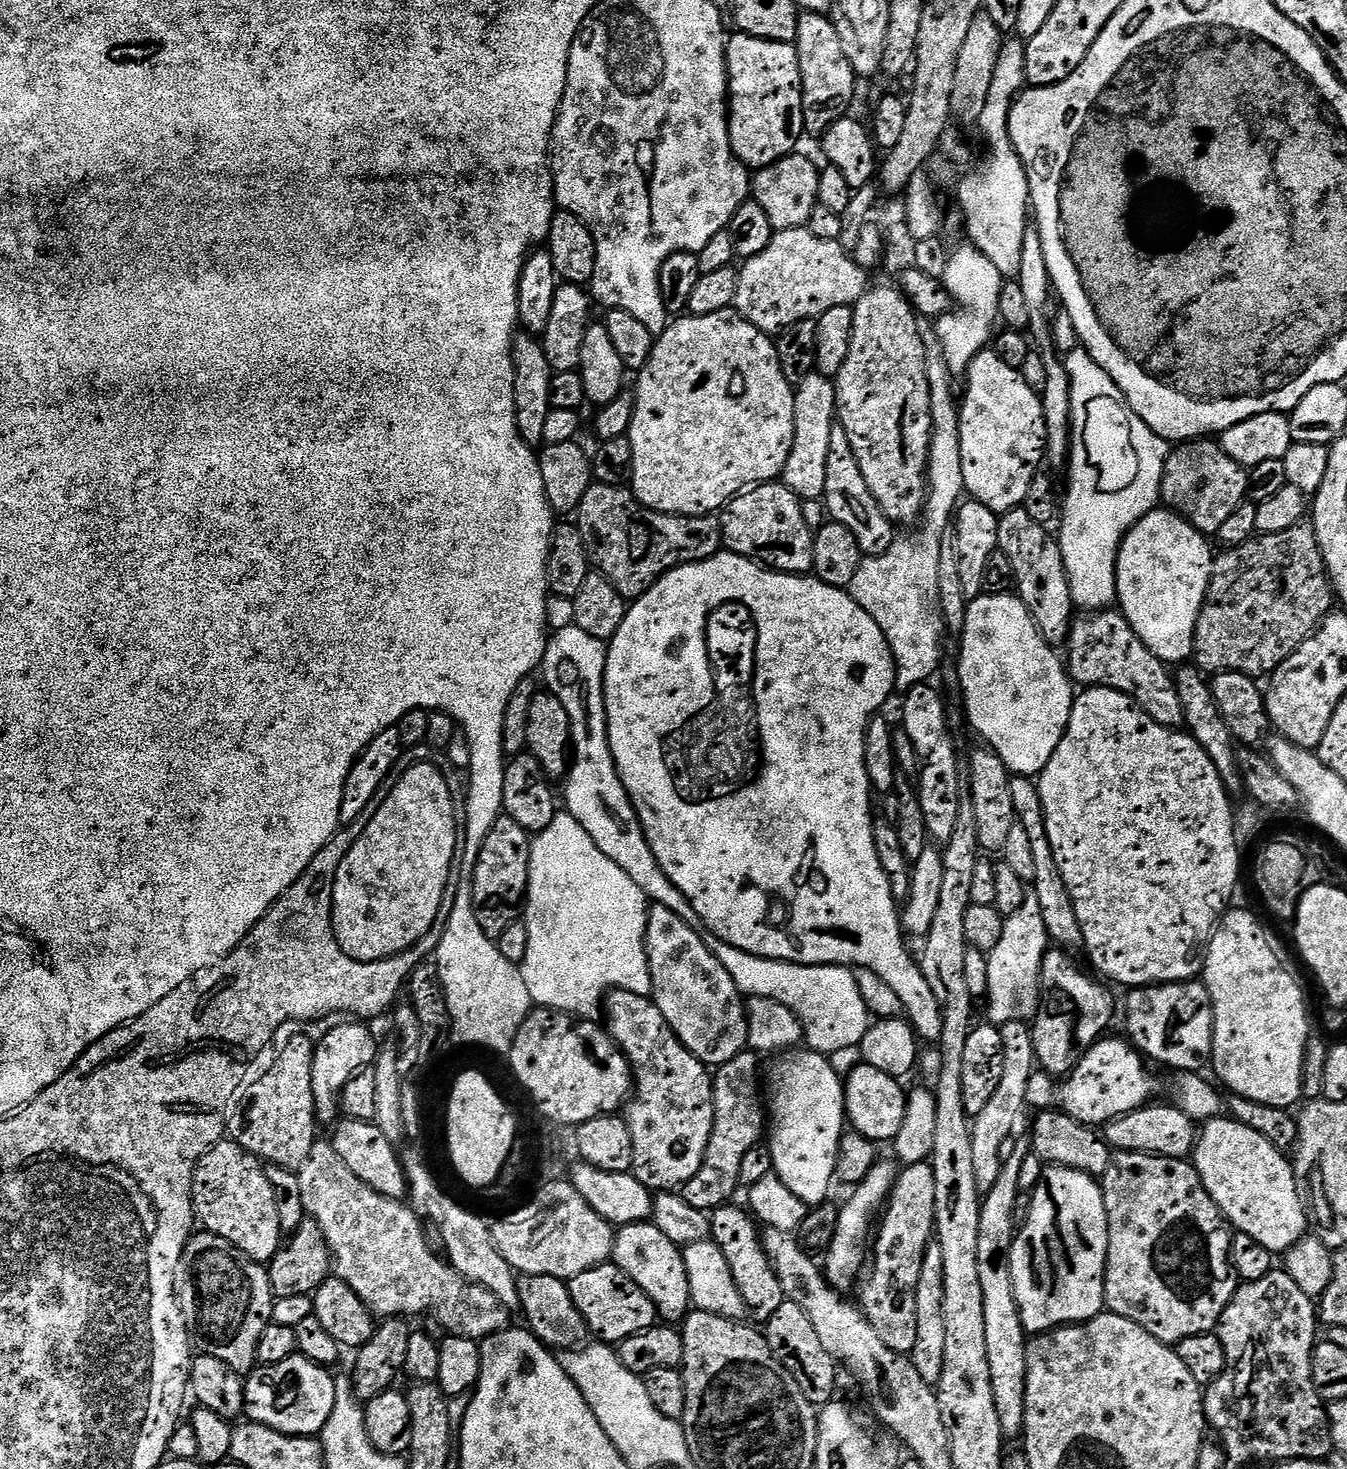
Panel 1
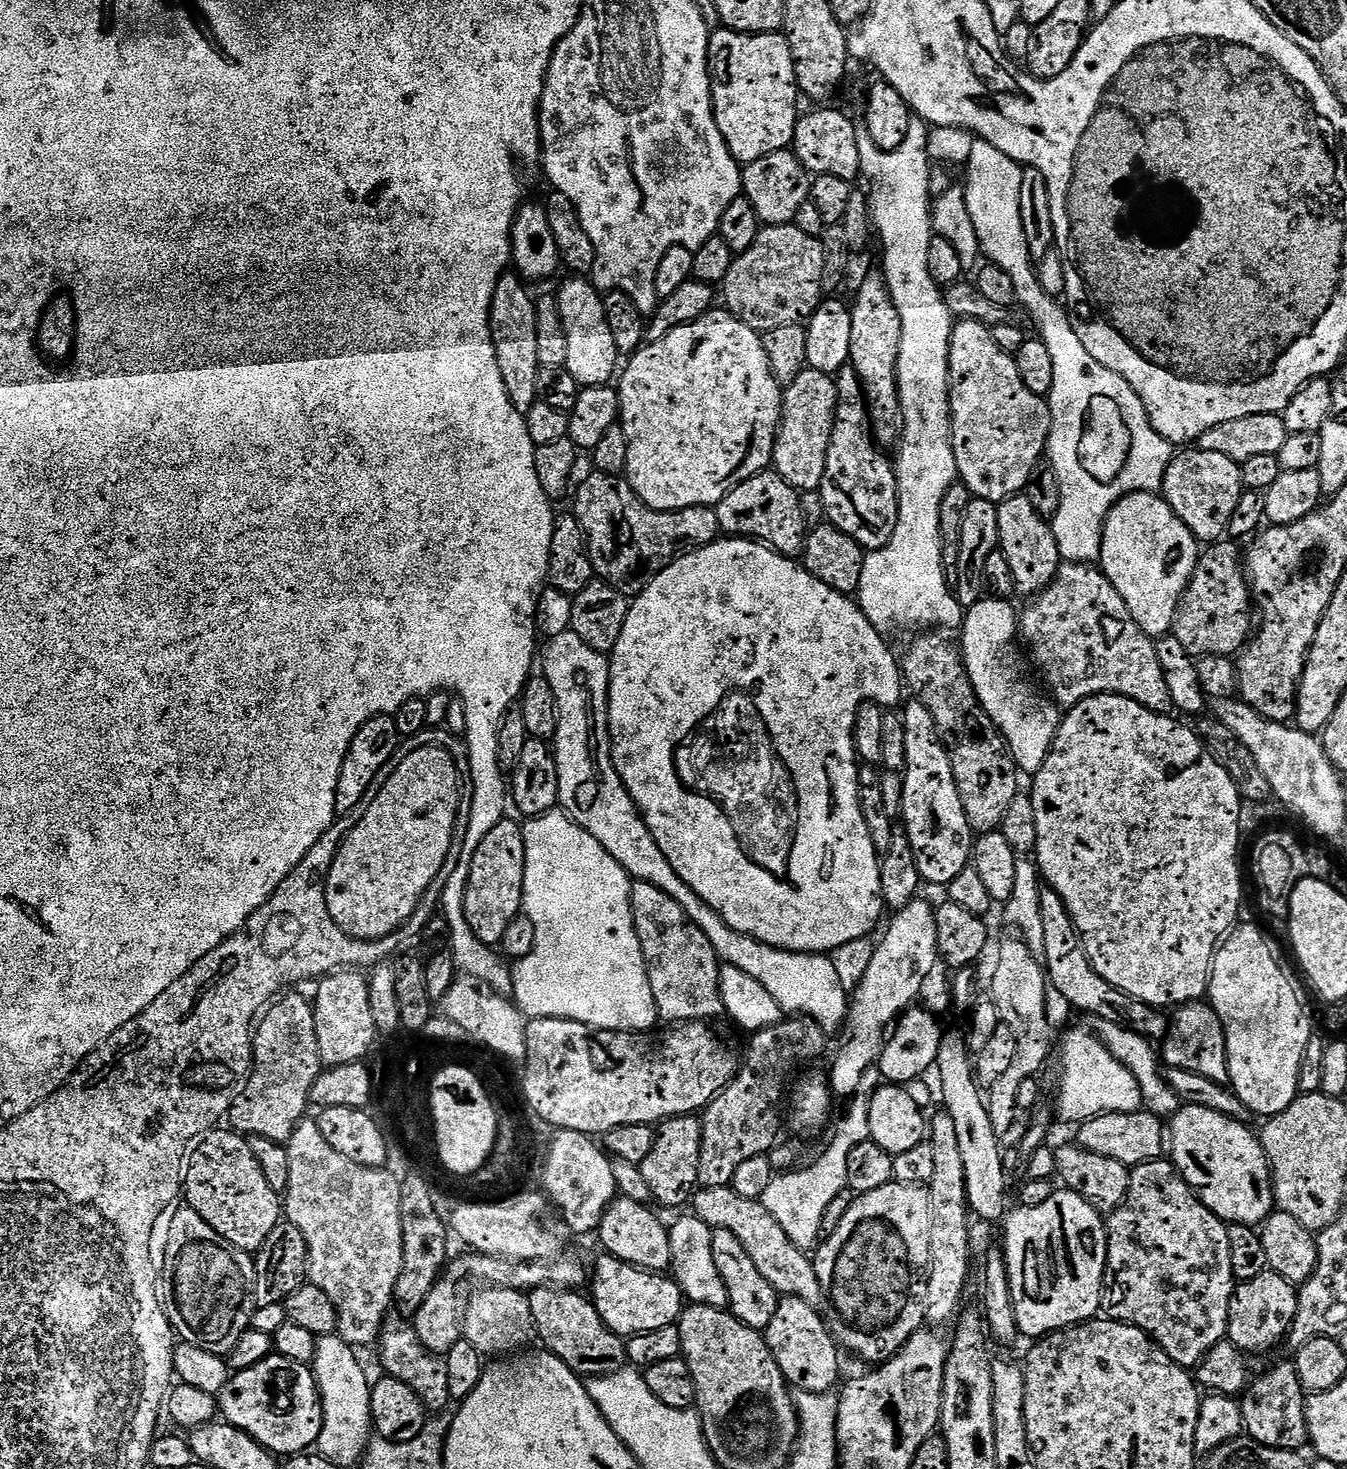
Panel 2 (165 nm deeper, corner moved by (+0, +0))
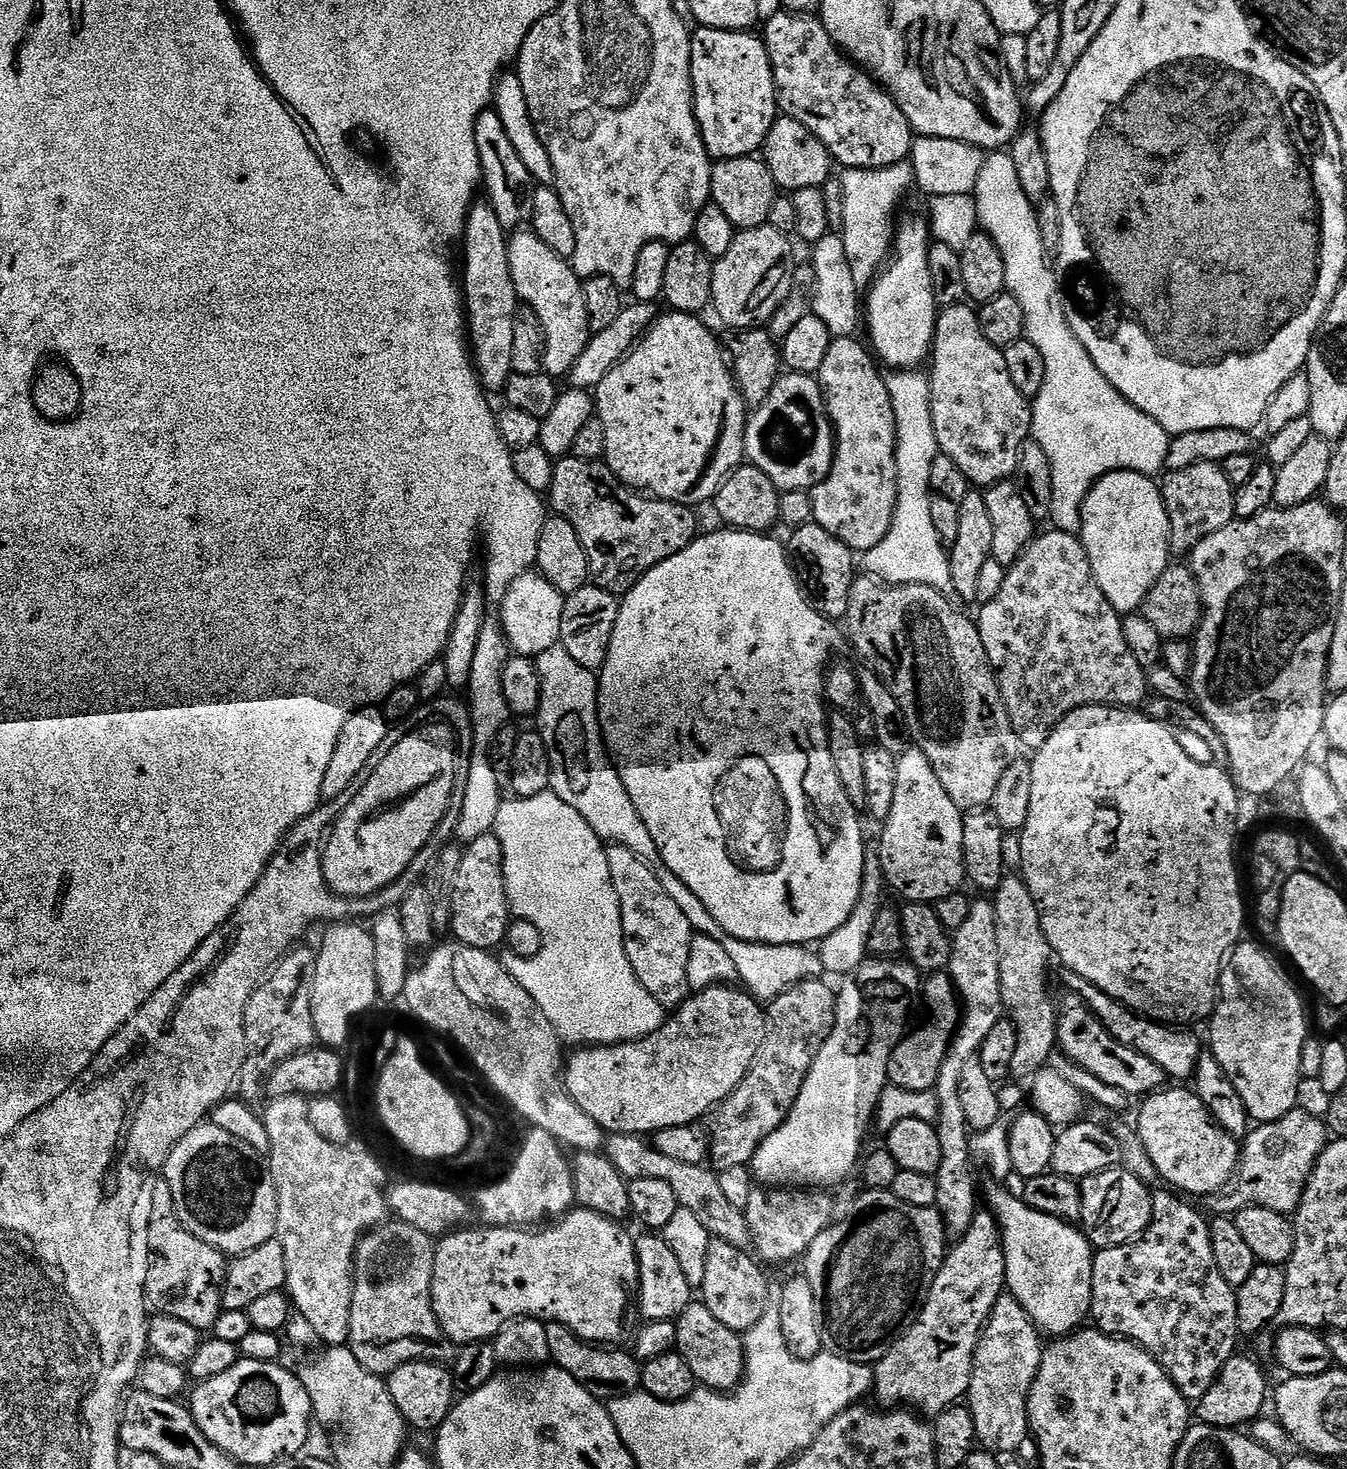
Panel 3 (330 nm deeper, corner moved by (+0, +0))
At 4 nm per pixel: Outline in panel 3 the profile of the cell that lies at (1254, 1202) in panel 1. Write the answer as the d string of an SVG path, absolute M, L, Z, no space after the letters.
M1168 1086L1153 1092L1141 1103L1144 1105L1140 1108L1140 1117L1136 1120L1134 1131L1139 1136L1140 1145L1146 1150L1150 1162L1154 1162L1156 1175L1161 1181L1173 1184L1168 1186L1177 1193L1207 1198L1219 1193L1236 1175L1241 1145L1212 1119L1211 1113L1195 1091L1188 1089L1187 1092L1184 1089L1187 1087L1184 1086L1172 1087L1176 1088Z

